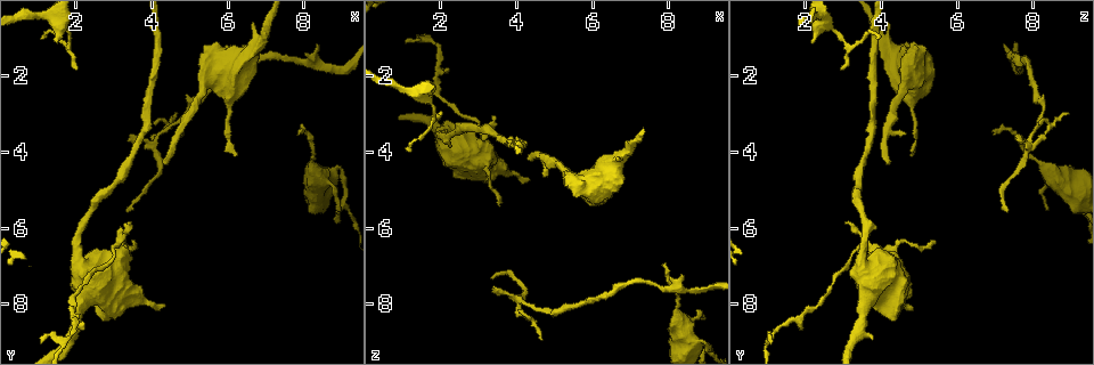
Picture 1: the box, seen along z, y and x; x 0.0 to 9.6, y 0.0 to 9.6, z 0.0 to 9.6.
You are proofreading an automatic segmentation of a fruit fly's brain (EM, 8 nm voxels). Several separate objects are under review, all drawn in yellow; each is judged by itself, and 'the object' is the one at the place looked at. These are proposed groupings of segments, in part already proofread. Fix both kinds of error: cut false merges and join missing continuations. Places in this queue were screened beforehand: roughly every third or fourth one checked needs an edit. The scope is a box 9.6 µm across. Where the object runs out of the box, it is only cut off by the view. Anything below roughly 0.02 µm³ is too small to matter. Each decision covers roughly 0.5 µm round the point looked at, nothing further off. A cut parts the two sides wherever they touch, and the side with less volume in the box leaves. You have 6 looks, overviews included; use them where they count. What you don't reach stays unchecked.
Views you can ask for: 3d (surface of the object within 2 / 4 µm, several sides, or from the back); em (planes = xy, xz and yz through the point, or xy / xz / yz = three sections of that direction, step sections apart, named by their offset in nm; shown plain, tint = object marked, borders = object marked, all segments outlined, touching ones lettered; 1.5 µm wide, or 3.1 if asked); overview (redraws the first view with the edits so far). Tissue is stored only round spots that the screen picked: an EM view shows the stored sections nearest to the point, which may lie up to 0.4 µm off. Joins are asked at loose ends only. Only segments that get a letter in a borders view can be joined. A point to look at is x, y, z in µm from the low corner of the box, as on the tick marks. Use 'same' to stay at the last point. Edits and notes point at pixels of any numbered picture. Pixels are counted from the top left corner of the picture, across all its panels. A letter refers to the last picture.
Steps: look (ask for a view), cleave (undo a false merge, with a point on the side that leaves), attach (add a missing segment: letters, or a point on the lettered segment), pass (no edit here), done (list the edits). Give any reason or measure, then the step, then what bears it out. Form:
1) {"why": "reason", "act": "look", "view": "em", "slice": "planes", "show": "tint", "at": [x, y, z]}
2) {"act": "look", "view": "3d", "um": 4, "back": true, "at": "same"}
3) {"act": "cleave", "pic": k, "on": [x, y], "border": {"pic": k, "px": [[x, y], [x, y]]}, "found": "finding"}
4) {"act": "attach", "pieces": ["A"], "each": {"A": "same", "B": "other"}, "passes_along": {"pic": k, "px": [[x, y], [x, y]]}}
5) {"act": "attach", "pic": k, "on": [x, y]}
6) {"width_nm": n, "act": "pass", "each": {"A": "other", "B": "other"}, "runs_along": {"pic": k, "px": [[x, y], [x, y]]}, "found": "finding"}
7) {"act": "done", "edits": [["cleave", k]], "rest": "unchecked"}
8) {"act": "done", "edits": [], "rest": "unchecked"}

{"why": "tapers out", "act": "look", "view": "em", "slice": "planes", "show": "borders", "at": [2.00, 1.80, 3.00]}

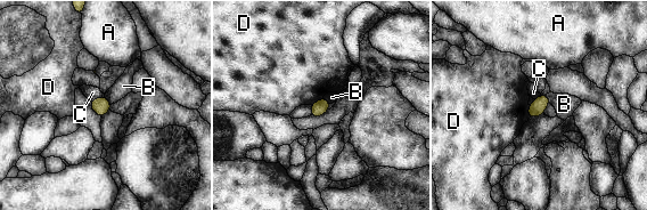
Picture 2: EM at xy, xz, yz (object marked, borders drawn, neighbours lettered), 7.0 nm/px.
{"width_nm": 100, "act": "pass", "each": {"A": "other", "B": "other", "C": "other", "D": "other"}, "border": {"pic": 2, "px": [[322, 97], [311, 105]]}, "found": "no lettered segment goes on from it"}

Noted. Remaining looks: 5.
{"why": "free end", "act": "look", "view": "3d", "um": 2, "at": [4.45, 4.30, 4.20]}

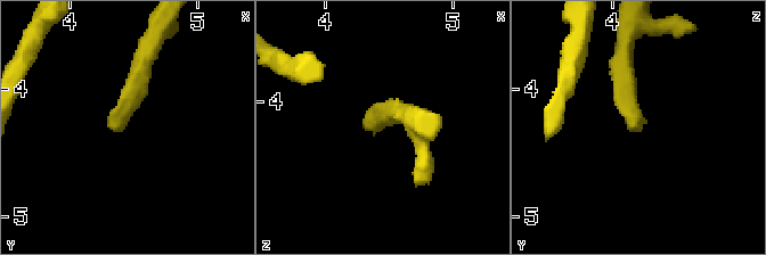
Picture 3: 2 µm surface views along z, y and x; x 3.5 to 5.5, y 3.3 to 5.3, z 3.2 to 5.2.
{"why": "now the EM", "act": "look", "view": "em", "slice": "xz", "step": 4, "show": "borders", "at": [4.40, 4.34, 4.20]}

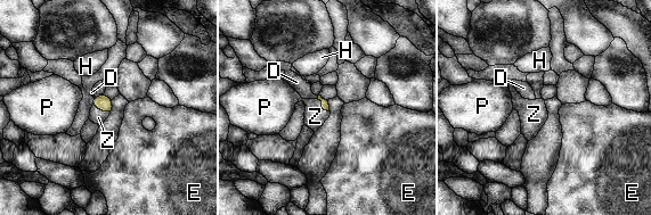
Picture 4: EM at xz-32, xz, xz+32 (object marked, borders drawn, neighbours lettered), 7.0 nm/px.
{"why": "cut it another way", "act": "look", "view": "em", "slice": "planes", "show": "borders", "at": "same"}

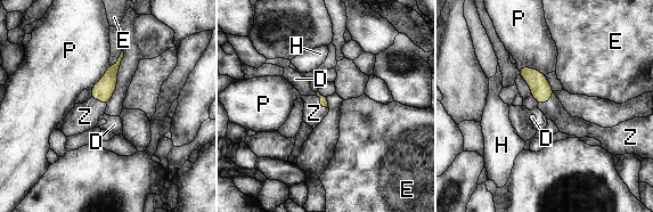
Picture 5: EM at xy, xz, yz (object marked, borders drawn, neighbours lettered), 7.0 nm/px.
{"longest_contact_nm": ["P", 200], "act": "attach", "pieces": ["Z"], "each": {"D": "other", "E": "other", "H": "other", "P": "other", "Z": "same"}, "found": "the neuron continues"}

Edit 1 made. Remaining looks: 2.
{"act": "done", "edits": [["attach", 5]], "rest": "unchecked"}

